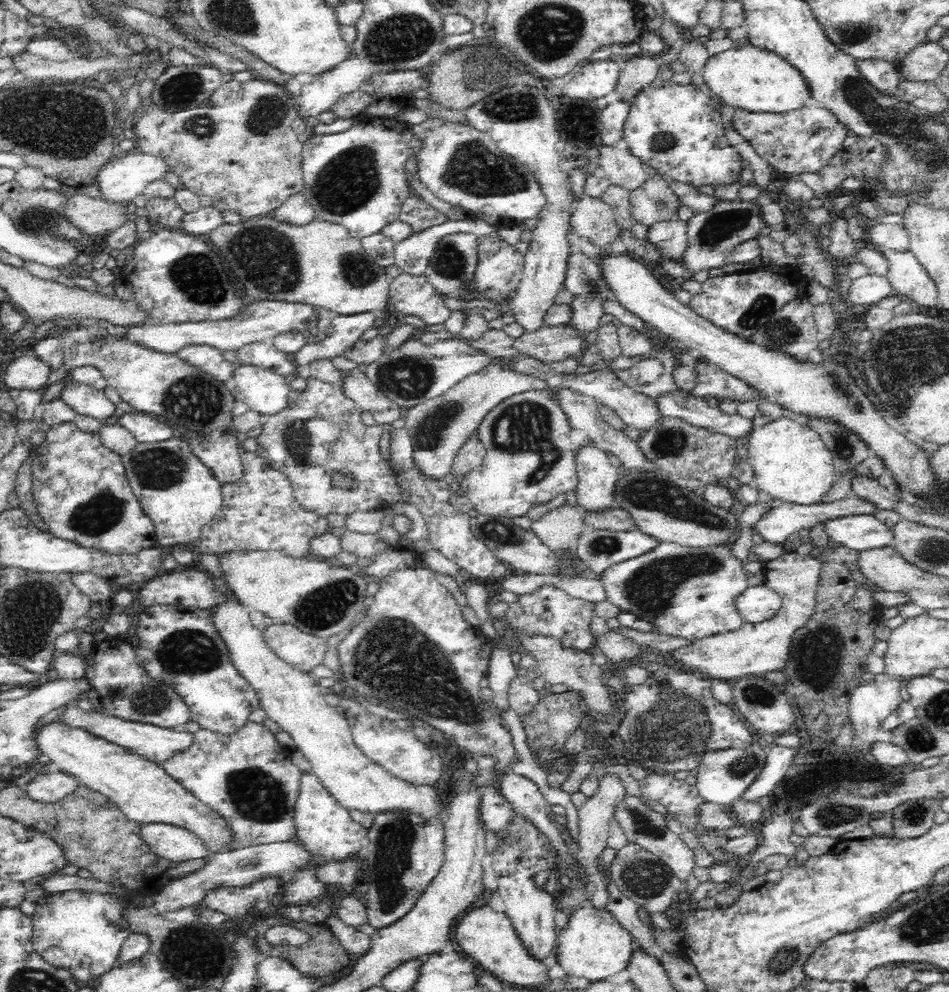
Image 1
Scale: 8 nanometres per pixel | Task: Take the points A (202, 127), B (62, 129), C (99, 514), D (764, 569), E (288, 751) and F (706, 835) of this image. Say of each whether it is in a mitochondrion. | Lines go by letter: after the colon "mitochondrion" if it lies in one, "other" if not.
A: mitochondrion
B: mitochondrion
C: mitochondrion
D: other
E: other
F: other

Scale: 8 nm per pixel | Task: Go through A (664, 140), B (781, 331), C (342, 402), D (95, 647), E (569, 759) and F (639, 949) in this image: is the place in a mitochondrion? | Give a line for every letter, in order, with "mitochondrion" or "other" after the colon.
A: mitochondrion
B: mitochondrion
C: other
D: other
E: other
F: other

